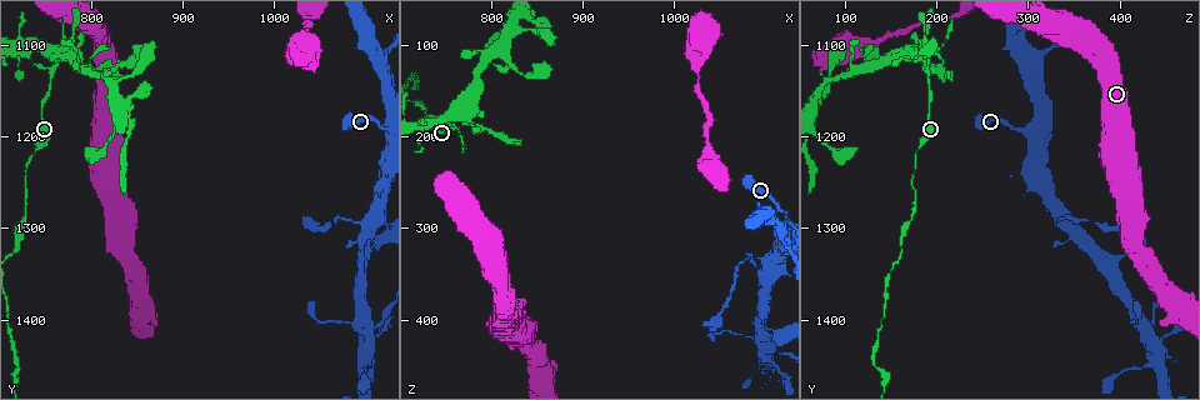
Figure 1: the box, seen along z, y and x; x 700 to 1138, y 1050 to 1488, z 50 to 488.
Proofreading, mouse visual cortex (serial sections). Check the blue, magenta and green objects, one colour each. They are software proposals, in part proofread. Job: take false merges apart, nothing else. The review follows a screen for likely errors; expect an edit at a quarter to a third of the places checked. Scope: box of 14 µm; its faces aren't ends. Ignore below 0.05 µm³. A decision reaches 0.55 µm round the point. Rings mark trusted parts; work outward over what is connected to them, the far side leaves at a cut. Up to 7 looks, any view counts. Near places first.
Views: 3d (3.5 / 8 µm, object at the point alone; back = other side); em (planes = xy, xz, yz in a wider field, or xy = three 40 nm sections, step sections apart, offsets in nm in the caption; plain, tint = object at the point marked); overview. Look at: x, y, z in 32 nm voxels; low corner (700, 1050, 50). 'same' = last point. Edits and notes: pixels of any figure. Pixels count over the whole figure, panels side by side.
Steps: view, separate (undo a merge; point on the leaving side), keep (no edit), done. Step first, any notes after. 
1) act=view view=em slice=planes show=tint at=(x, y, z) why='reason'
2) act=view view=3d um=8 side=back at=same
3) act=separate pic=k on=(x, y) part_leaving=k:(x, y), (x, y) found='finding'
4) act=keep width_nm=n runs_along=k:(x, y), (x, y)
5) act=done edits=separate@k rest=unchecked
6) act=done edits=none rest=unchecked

act=view view=3d um=3.5 at=(1105, 1295, 335)

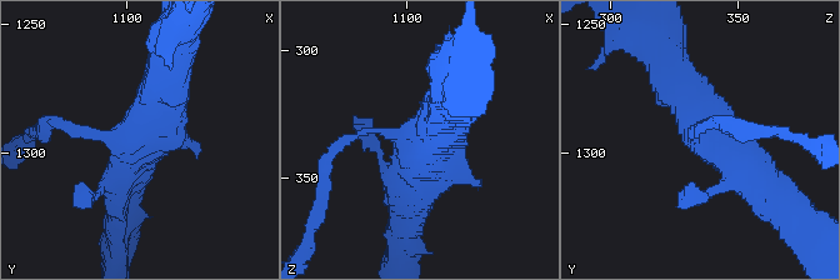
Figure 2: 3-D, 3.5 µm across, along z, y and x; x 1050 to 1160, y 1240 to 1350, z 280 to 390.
act=view view=em slice=xy step=5 show=tint at=(1102, 1293, 335) why='shape alone is not enough'

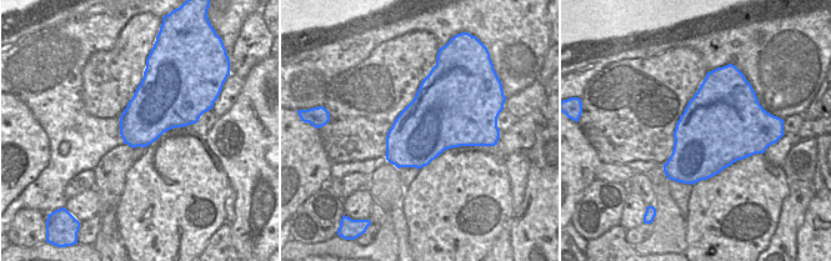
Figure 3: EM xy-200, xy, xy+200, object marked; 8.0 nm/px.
act=keep found='all the same cell'

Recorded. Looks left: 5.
act=view view=3d um=8 at=(1100, 1420, 445) why='a narrow waist'

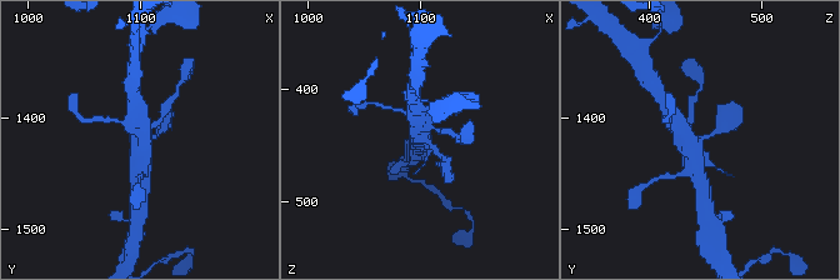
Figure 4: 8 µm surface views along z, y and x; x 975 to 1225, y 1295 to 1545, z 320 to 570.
act=view view=3d um=3.5 at=(1102, 1422, 446)

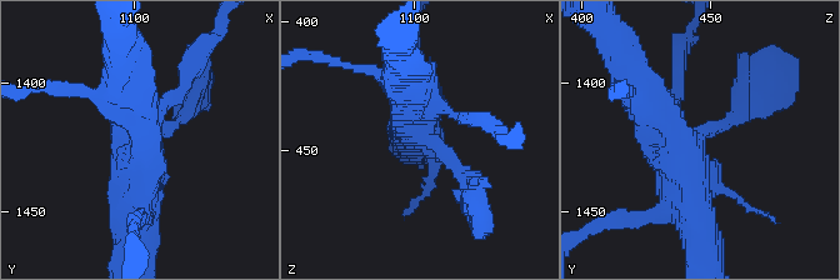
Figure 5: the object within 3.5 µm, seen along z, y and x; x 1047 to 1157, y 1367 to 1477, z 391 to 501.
act=view view=em slice=xy step=5 show=tint at=(1102, 1422, 443)

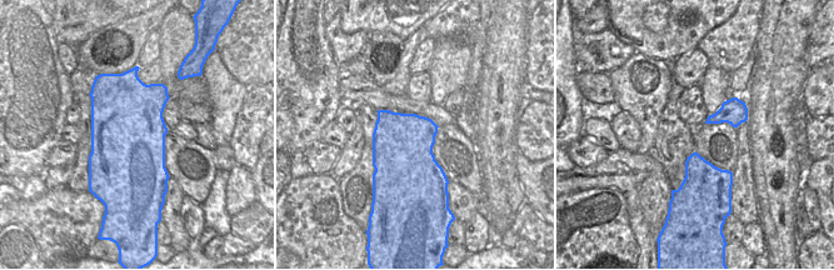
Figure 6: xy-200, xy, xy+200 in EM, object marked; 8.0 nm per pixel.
act=keep runs_along=5:(641, 88), (701, 238) found='continuous, no second cell'

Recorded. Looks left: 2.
act=view view=3d um=3.5 at=(730, 1235, 175) why='thin neck'

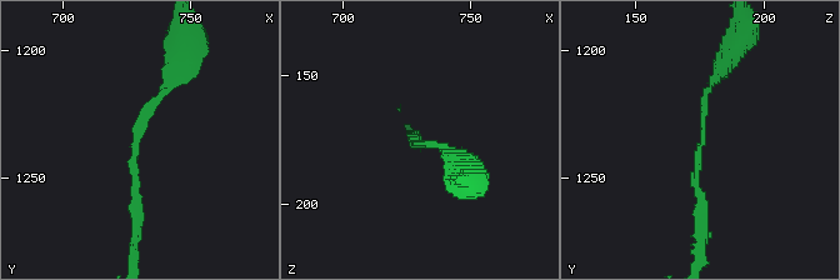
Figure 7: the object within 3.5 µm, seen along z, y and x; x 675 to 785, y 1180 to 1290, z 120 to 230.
act=view view=em slice=xy step=2 show=tint at=(730, 1236, 178) arm_widths_nm=100,150

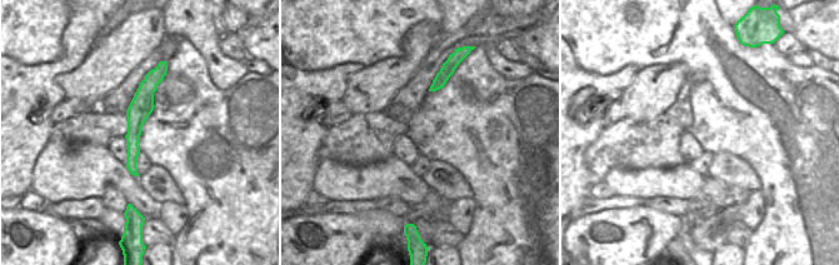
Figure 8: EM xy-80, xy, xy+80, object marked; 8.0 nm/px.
act=keep runs_along=7:(176, 71), (134, 144), (138, 216) found='all the same cell'

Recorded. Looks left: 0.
act=done edits=none rest=unchecked

